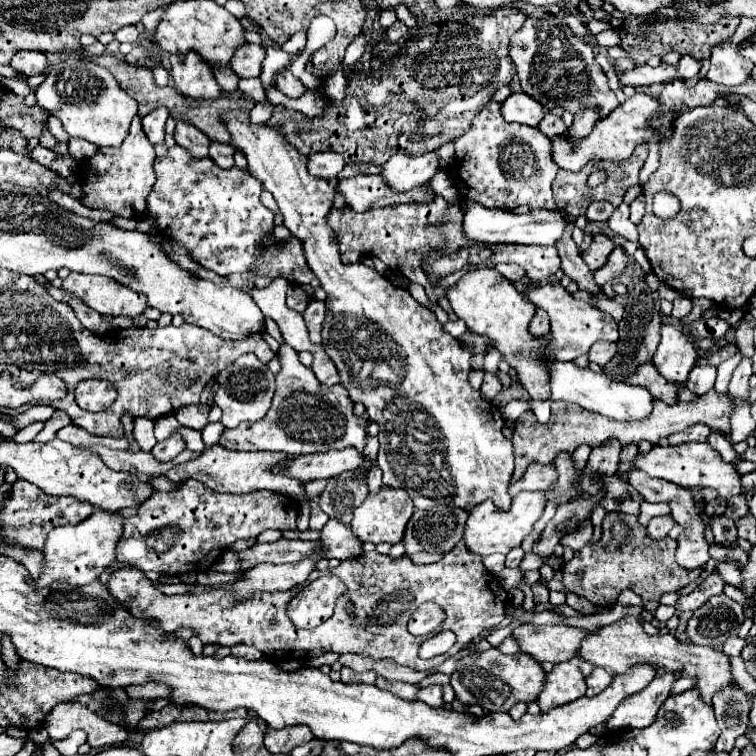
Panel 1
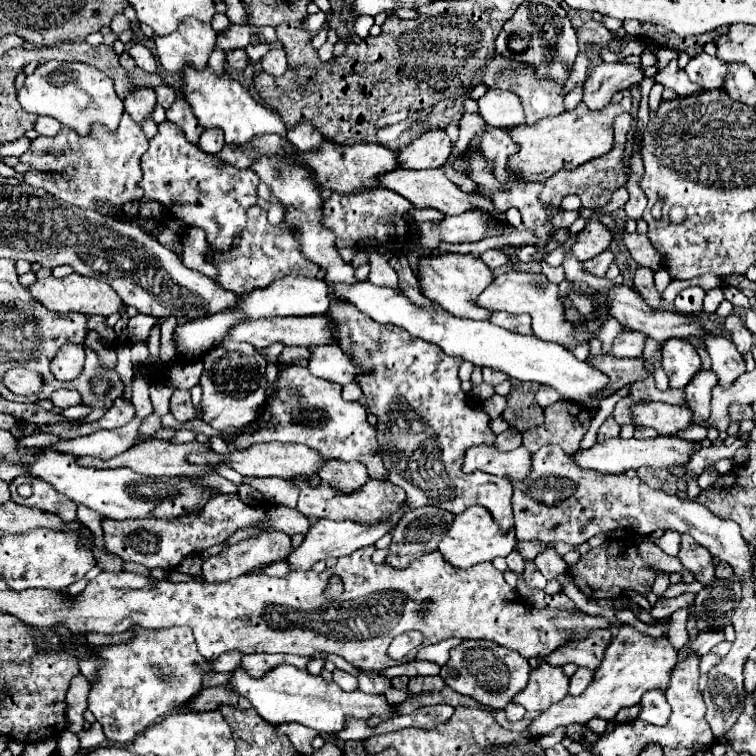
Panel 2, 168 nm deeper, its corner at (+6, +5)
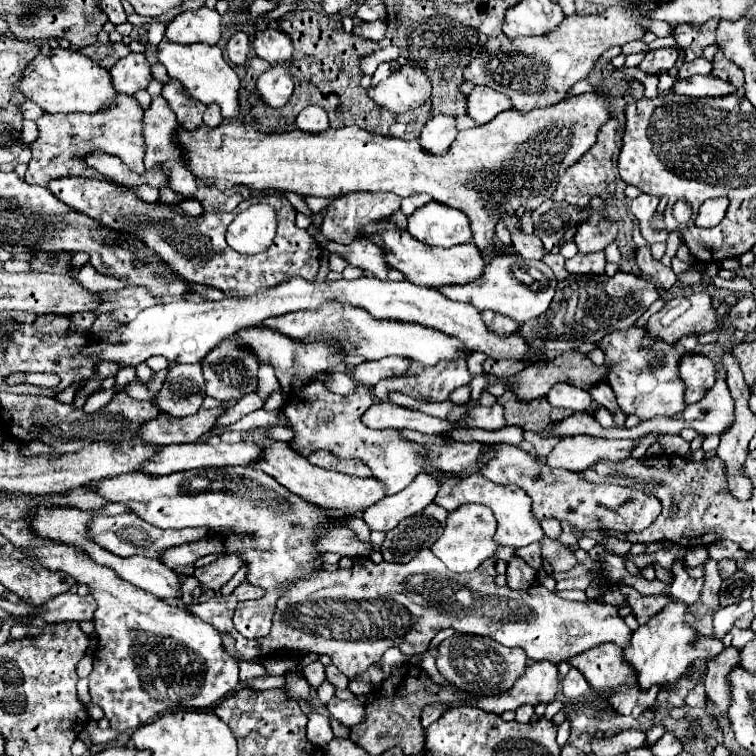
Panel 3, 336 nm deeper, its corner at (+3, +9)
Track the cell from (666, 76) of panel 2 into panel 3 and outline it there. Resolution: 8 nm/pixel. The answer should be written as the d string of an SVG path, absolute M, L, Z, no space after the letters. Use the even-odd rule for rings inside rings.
M693 76L693 78L677 78L673 84L675 94L685 94L685 96L725 96L737 92L729 82L723 82L715 76Z

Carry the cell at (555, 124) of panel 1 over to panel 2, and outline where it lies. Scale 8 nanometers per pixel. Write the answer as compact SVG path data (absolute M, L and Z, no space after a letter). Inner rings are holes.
M498 52L482 66L482 84L486 84L488 88L502 88L502 90L514 92L522 102L526 124L536 124L538 120L546 116L556 116L564 112L564 86L562 84L558 84L550 76L538 76L530 64L502 56Z

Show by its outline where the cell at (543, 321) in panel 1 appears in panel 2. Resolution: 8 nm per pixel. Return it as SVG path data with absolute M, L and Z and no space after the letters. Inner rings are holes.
M492 312L490 316L492 324L498 324L510 332L520 332L520 334L532 334L530 330L530 320L528 316L510 316L506 312Z

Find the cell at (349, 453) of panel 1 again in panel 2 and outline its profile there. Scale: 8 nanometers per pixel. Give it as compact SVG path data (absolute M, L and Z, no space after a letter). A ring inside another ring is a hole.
M260 442L244 450L232 450L230 454L218 454L214 450L206 454L190 454L188 462L196 466L218 466L220 462L228 462L228 466L242 476L250 476L250 478L278 476L284 480L292 480L296 476L314 476L318 468L324 464L324 460L320 460L320 456L314 456L310 448L300 446L300 444L280 444L280 442Z

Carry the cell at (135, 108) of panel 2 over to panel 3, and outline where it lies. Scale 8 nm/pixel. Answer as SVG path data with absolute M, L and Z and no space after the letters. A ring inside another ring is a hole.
M129 54L121 58L113 68L111 68L111 80L117 92L135 96L139 90L145 90L151 82L151 66L145 58L145 54Z

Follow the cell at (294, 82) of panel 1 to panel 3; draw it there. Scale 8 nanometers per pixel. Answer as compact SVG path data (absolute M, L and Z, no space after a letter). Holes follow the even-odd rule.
M273 26L263 30L263 32L255 32L253 46L255 46L257 56L267 60L269 64L279 64L279 62L287 64L293 56L291 38Z

